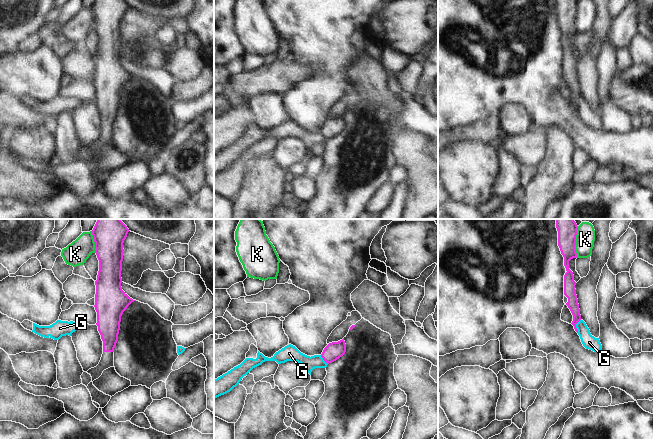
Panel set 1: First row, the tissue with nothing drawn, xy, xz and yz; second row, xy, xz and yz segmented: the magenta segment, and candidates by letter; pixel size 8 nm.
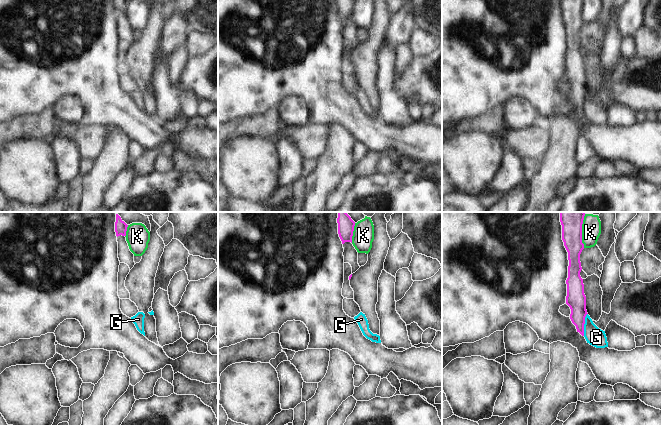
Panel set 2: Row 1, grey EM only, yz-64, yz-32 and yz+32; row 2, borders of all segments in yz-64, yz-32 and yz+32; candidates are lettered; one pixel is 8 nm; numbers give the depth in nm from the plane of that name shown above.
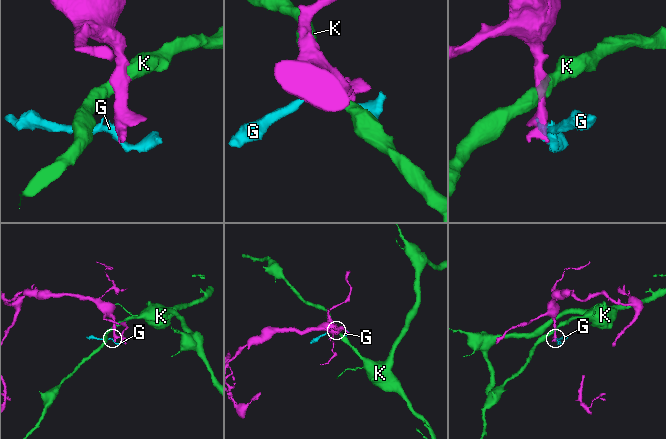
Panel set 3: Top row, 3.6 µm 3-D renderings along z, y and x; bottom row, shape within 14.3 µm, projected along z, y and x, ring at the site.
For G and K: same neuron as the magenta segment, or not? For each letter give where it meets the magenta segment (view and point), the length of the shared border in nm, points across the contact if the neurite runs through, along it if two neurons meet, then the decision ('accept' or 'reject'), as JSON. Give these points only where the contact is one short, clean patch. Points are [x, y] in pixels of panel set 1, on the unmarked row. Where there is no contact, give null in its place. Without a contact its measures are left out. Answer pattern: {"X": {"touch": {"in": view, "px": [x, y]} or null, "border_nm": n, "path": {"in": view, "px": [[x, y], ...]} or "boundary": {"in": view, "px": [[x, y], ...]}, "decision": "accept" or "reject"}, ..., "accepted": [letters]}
{"G": {"touch": {"in": "yz", "px": [575, 102]}, "border_nm": 110, "boundary": {"in": "yz", "px": [[580, 95], [576, 100], [577, 108]]}, "decision": "reject"}, "K": {"touch": {"in": "yz", "px": [575, 18]}, "border_nm": 260, "boundary": {"in": "yz", "px": [[578, 2], [575, 18], [576, 33]]}, "decision": "reject"}, "accepted": []}

